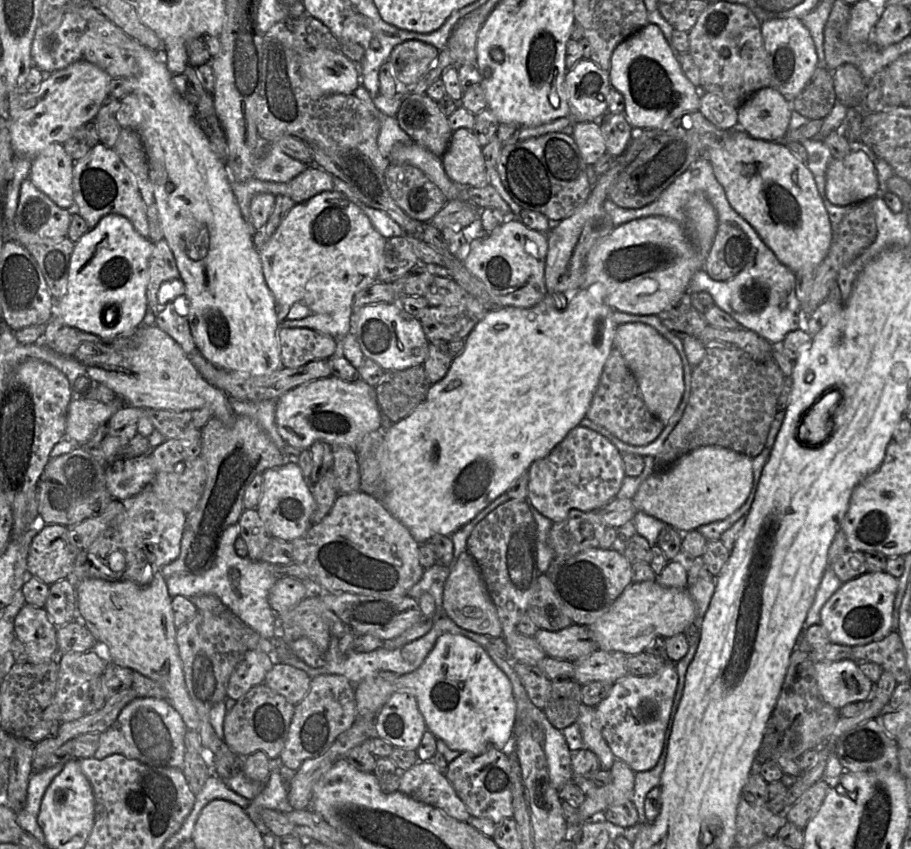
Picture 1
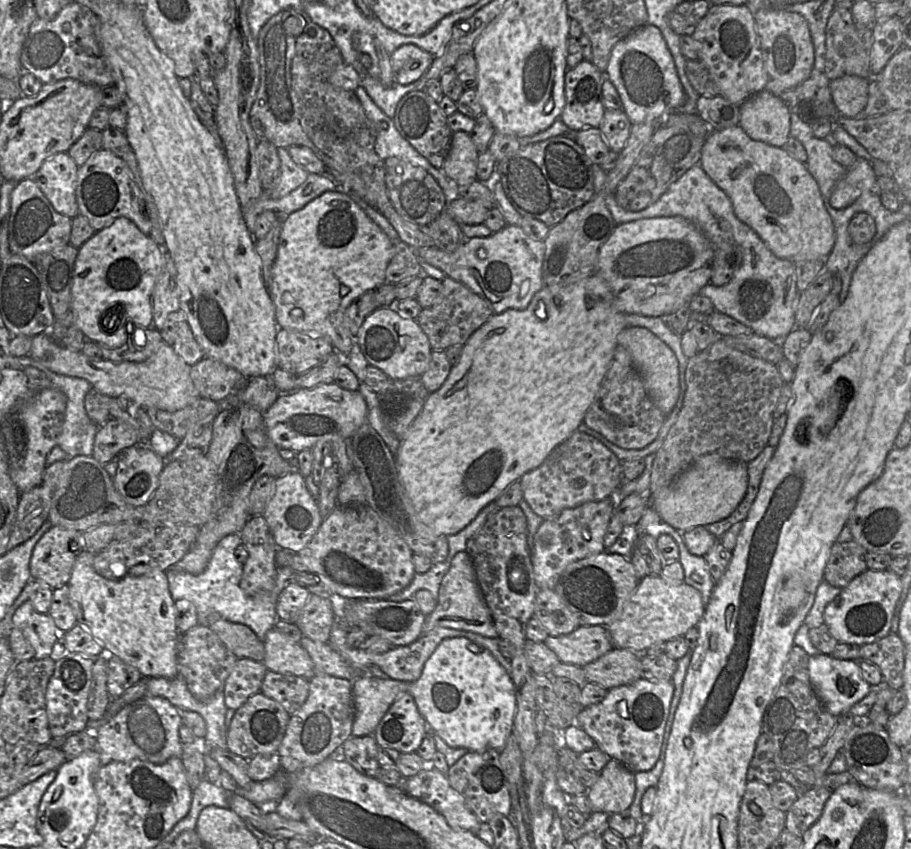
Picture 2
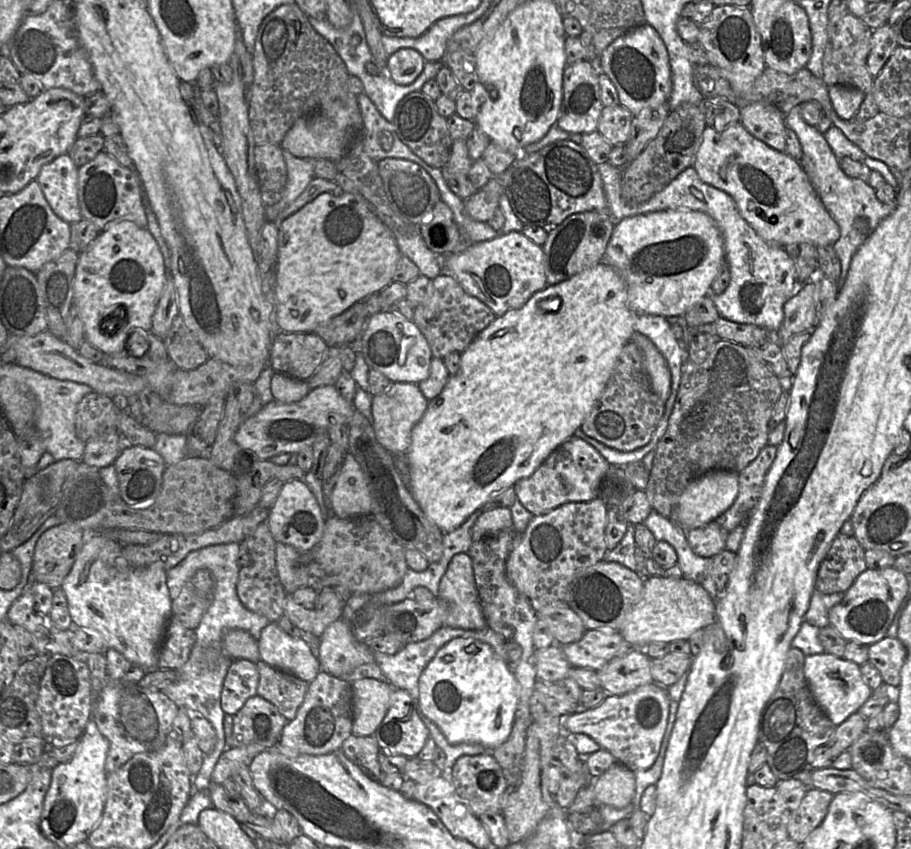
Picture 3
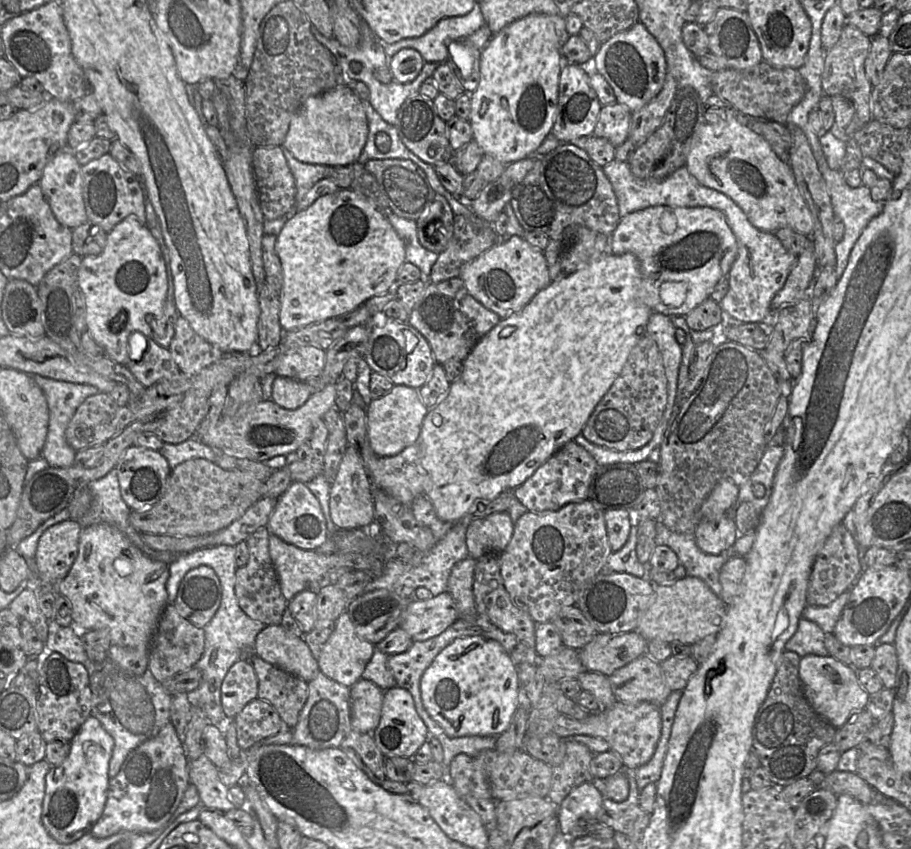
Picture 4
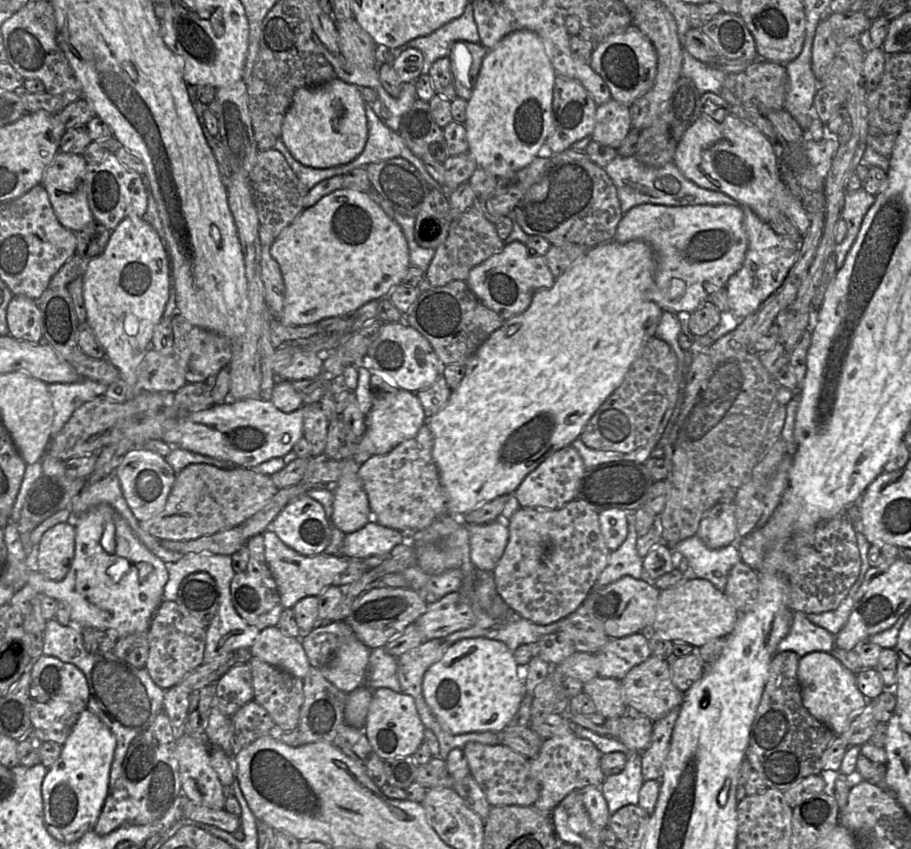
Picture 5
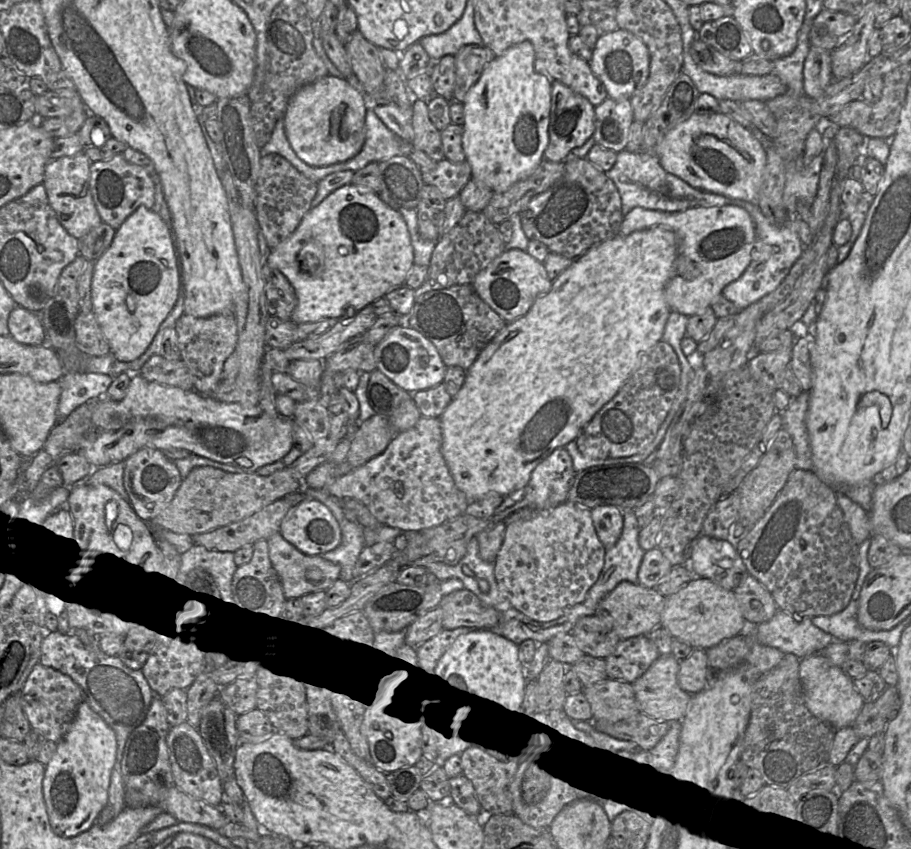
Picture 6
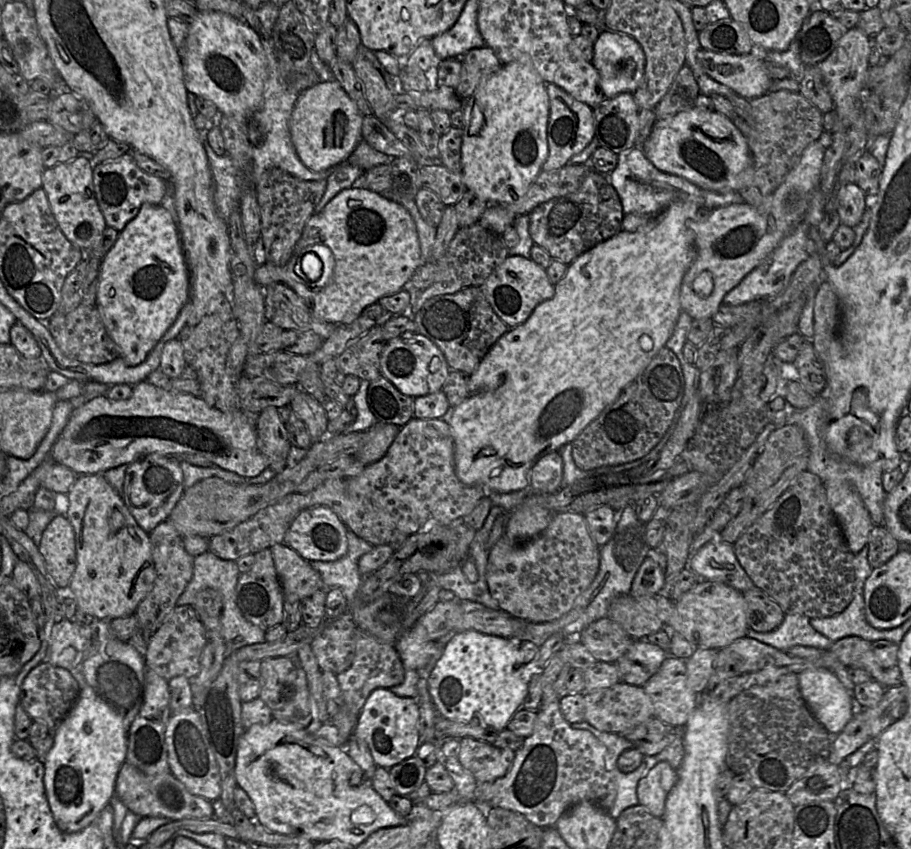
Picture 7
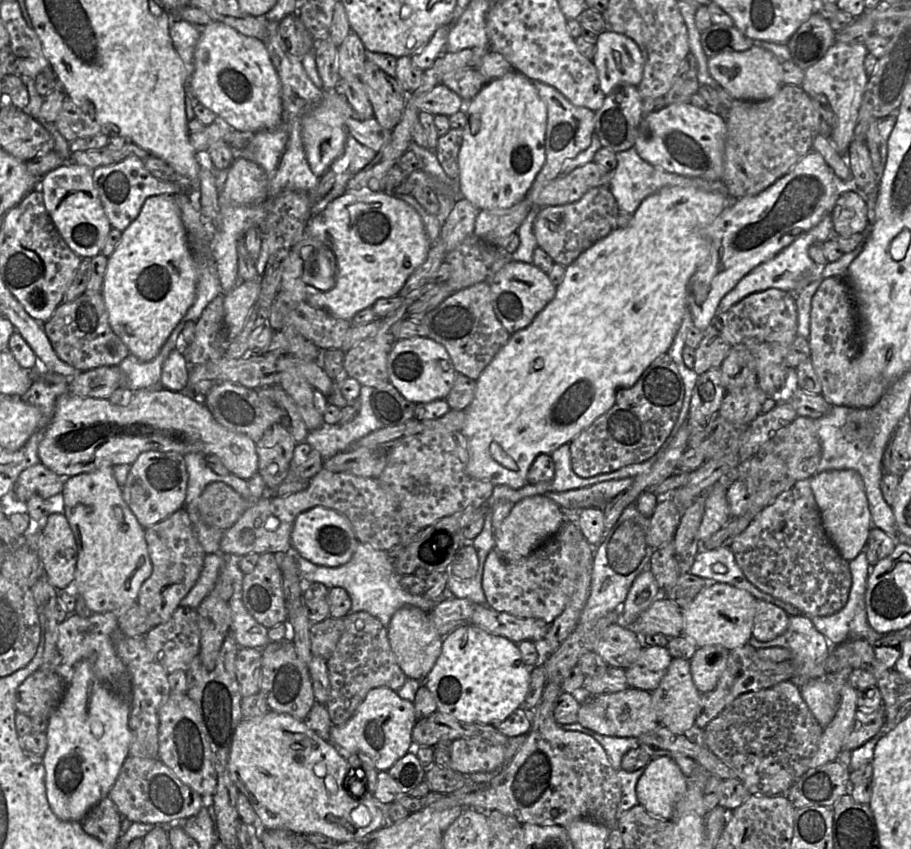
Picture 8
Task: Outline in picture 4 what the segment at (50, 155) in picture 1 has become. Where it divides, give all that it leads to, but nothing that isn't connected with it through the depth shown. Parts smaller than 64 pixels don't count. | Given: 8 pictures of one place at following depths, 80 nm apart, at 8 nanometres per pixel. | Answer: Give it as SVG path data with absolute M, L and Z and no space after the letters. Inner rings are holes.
M64 150L45 166L39 180L55 218L72 230L88 221L81 169L73 151Z

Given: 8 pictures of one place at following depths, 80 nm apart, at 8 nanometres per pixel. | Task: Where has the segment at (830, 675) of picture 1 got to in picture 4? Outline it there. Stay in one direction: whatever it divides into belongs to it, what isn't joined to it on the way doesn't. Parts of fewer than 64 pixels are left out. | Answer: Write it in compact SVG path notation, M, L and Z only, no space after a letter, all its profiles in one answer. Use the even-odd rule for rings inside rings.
M830 655L801 657L799 678L811 707L836 729L842 727L852 713L866 708L870 694L859 683L857 670Z

